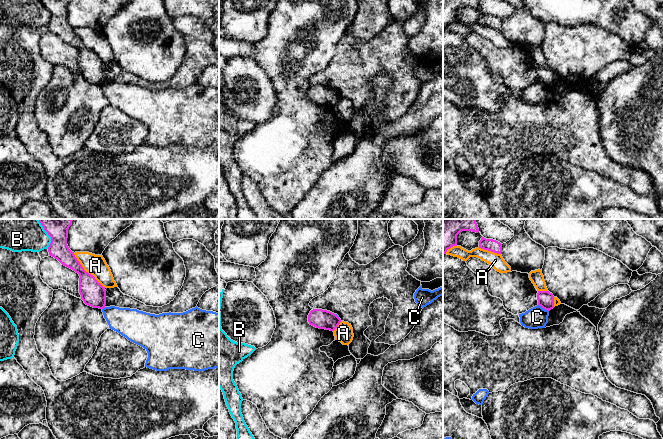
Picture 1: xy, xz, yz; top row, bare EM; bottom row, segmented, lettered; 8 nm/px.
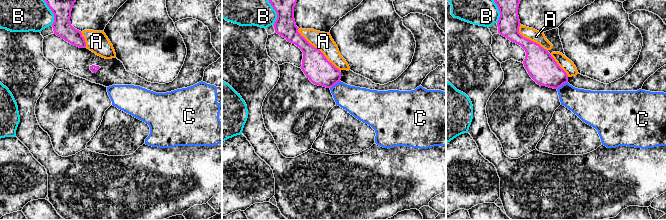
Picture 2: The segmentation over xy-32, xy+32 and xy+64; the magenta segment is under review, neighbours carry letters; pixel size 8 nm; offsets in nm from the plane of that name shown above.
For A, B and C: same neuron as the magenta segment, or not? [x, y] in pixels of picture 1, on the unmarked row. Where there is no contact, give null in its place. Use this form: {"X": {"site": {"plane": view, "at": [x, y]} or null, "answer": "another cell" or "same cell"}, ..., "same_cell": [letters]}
{"A": {"site": {"plane": "xy", "at": [87, 48]}, "answer": "another cell"}, "B": {"site": {"plane": "xy", "at": [49, 11]}, "answer": "another cell"}, "C": {"site": {"plane": "yz", "at": [543, 84]}, "answer": "another cell"}, "same_cell": []}

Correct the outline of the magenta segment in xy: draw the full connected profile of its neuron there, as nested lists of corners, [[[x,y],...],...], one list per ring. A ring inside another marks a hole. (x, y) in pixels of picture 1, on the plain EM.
[[[41,0],[51,13],[48,23],[49,31],[57,35],[62,41],[79,50],[79,69],[81,75],[88,82],[103,85],[106,81],[106,66],[93,51],[84,46],[80,38],[68,21],[68,5],[71,0]]]

